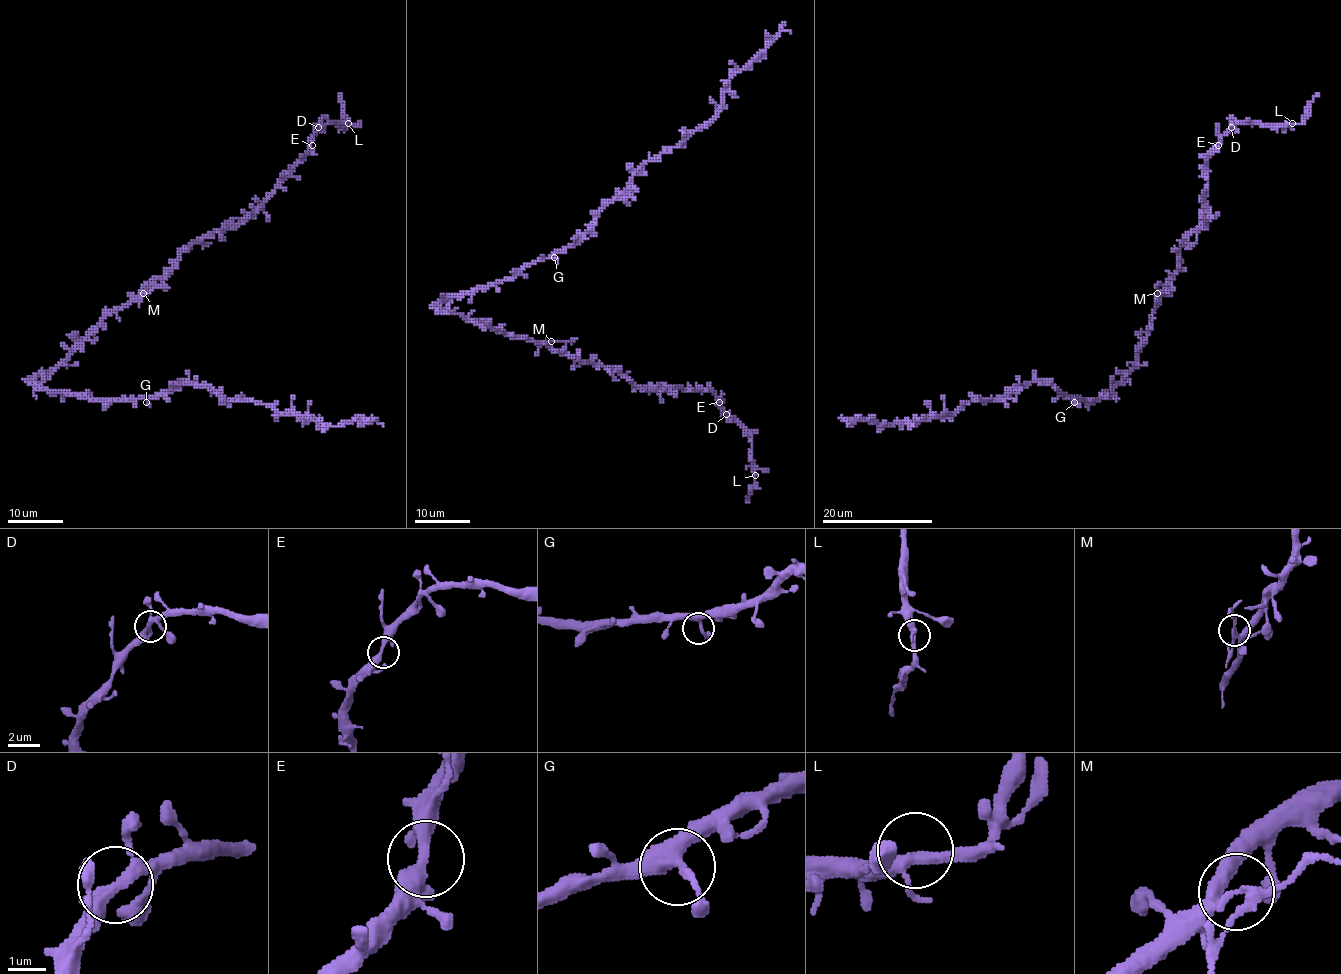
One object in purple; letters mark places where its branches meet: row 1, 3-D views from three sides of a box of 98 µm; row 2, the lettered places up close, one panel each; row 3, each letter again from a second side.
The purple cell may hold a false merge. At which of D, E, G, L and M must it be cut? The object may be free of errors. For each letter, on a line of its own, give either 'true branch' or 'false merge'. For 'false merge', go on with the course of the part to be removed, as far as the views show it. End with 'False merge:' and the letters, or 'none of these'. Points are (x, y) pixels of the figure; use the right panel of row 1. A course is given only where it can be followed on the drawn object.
D: true branch
E: true branch
G: true branch
L: true branch
M: false merge
False merge: M

